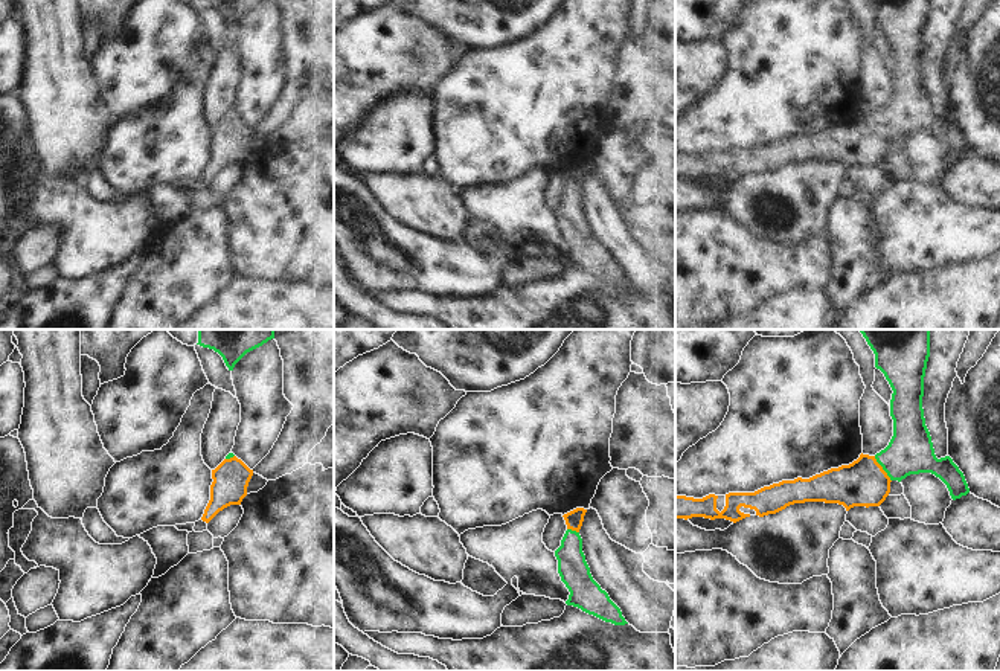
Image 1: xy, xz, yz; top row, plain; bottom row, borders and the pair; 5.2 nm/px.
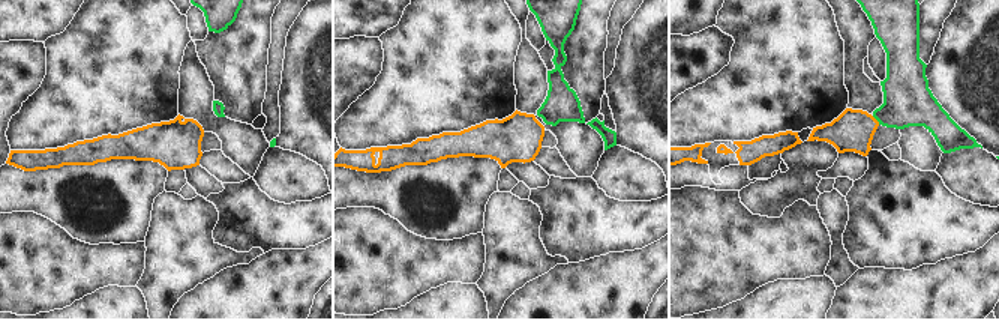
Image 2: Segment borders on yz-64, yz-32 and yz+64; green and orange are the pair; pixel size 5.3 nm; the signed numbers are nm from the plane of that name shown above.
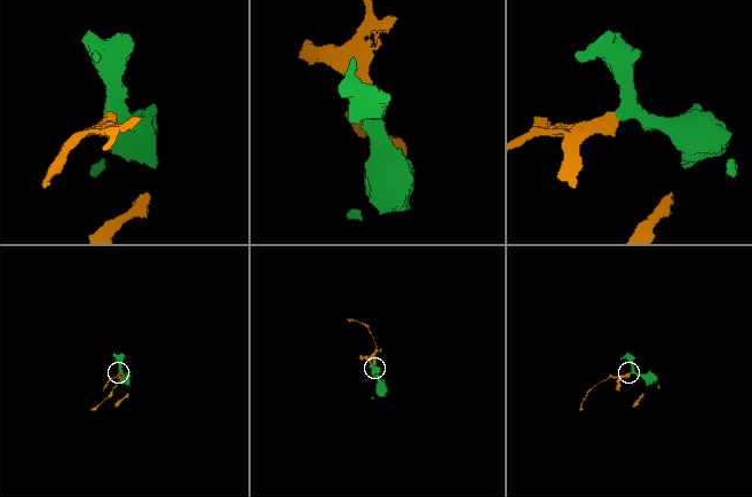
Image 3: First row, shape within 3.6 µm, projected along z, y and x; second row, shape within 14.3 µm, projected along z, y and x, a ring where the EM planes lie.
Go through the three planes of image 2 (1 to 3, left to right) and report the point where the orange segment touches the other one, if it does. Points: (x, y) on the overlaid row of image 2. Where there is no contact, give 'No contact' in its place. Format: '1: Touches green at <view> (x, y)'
1: No contact
2: No contact
3: Touches green at yz+64 (876, 119)

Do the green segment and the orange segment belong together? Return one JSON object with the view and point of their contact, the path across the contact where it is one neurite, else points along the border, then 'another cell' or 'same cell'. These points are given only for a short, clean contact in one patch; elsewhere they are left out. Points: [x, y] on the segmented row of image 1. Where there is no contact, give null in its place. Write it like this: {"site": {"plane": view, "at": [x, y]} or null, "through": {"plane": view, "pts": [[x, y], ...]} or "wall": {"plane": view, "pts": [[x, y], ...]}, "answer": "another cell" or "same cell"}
{"site": {"plane": "yz", "at": [883, 468]}, "through": {"plane": "yz", "pts": [[910, 450], [883, 468], [863, 482]]}, "answer": "same cell"}

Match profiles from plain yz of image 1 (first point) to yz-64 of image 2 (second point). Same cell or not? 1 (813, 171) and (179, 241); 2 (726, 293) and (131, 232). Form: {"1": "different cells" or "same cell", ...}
{"1": "different cells", "2": "different cells"}

